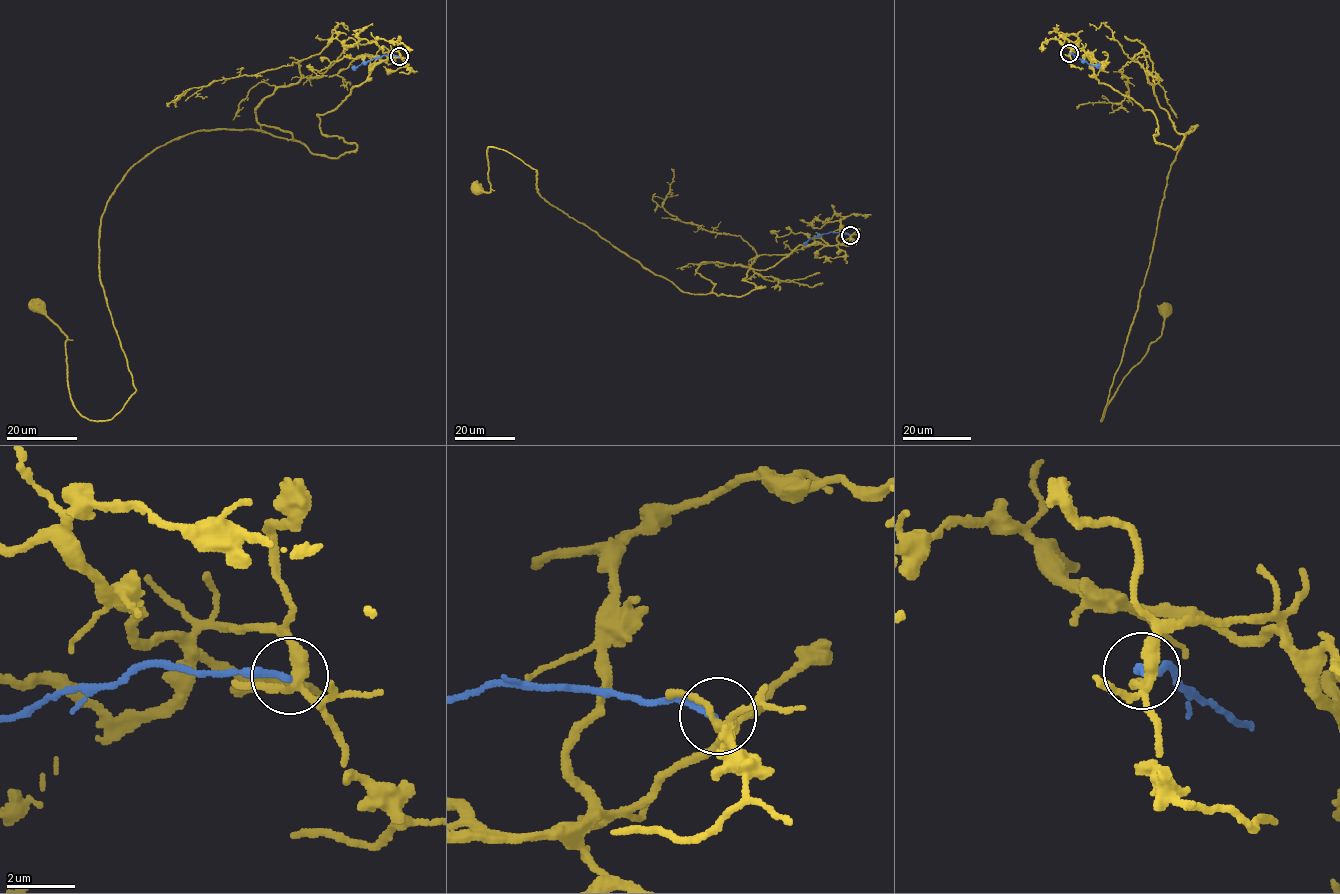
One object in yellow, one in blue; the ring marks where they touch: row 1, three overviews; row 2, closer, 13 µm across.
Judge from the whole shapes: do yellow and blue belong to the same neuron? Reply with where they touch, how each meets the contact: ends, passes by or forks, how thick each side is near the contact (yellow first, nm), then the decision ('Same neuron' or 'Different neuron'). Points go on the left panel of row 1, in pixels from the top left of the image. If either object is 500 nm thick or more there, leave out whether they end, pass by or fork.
Place: (399, 56). At the ring yellow forks. At the ring blue ends. Thickness 280 nm (yellow) against 190 nm. Different neuron

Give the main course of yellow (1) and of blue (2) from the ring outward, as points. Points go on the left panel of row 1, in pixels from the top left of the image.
1: (399, 56), (317, 114), (354, 150), (198, 130), (128, 171), (111, 419), (38, 306)
2: (399, 56), (374, 57), (353, 68)

